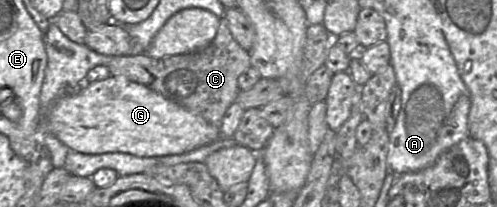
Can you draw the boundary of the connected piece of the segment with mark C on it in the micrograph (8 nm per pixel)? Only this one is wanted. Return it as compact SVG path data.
M222 17L214 40L200 51L160 59L151 58L145 53L118 56L112 57L107 66L112 76L122 76L130 81L142 84L173 103L201 116L209 124L220 128L226 110L236 101L240 91L238 78L251 67L251 61L249 52L235 41L228 27L227 19Z

